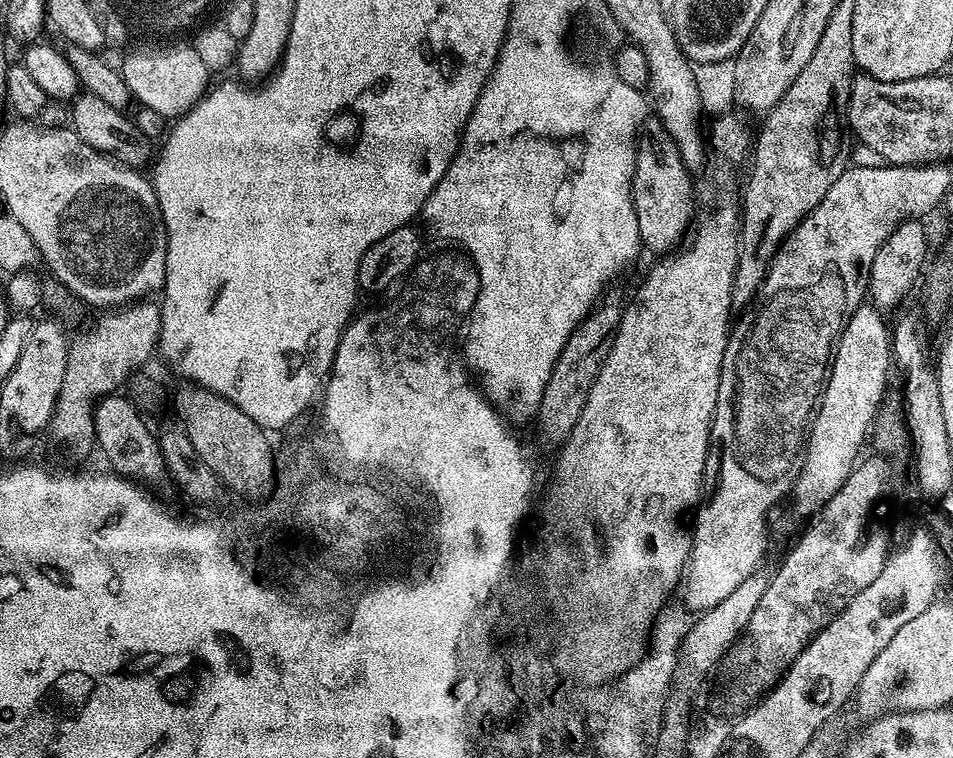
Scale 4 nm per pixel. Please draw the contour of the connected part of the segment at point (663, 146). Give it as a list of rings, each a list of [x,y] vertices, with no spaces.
[[[659,118],[645,119],[636,138],[632,201],[634,214],[638,218],[640,242],[647,251],[649,248],[652,252],[660,252],[656,254],[671,253],[689,235],[698,212],[694,192],[692,196],[691,175],[693,173],[682,158],[674,138],[670,138],[670,130],[666,130],[664,121]]]

